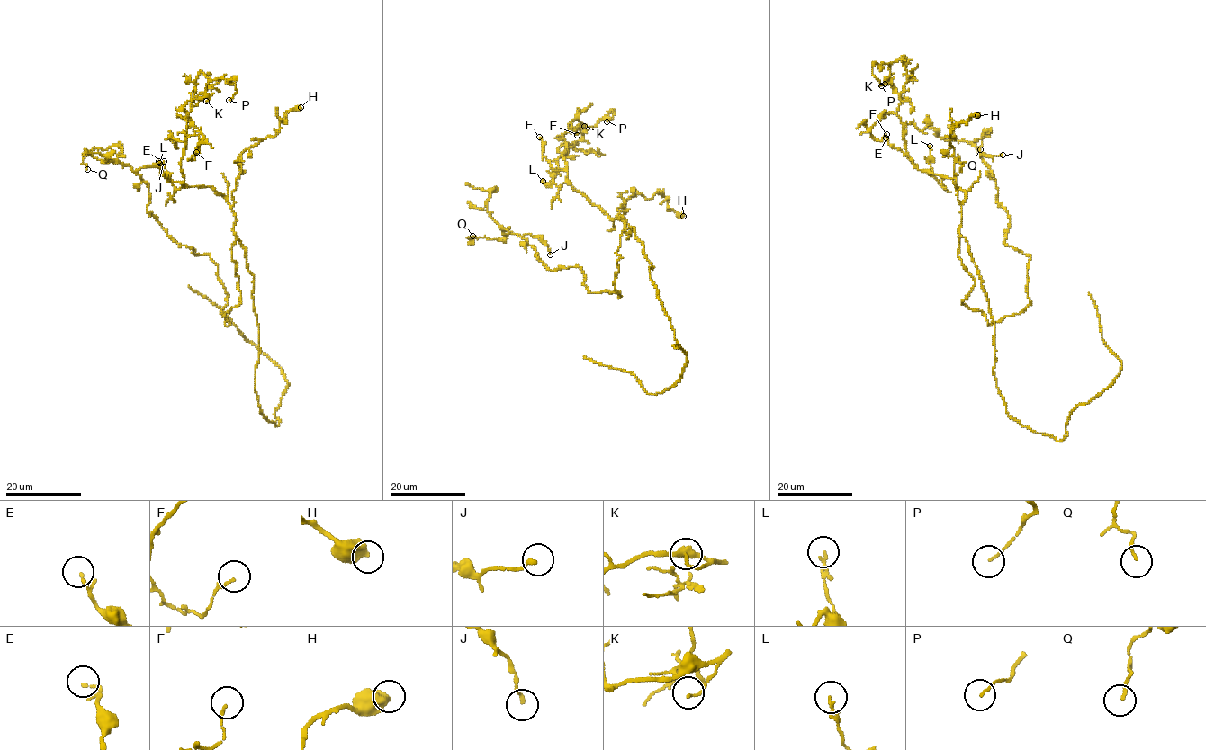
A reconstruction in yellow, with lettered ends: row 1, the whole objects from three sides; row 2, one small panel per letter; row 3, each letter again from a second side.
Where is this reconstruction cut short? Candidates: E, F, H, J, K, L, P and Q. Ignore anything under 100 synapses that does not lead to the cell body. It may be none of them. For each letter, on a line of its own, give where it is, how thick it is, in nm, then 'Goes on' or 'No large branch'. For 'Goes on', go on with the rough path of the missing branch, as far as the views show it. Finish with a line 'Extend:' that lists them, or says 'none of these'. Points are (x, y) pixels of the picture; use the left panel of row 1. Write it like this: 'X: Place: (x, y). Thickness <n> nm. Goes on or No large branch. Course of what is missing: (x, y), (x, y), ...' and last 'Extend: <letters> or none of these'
E: Place: (158, 161). Thickness 110 nm. No large branch
F: Place: (196, 152). Thickness 110 nm. No large branch
H: Place: (301, 107). Thickness 650 nm. No large branch
J: Place: (164, 161). Thickness 170 nm. No large branch
K: Place: (206, 101). Thickness 110 nm. No large branch
L: Place: (159, 163). Thickness 150 nm. No large branch
P: Place: (229, 100). Thickness 110 nm. No large branch
Q: Place: (87, 169). Thickness 120 nm. No large branch
Extend: none of these

